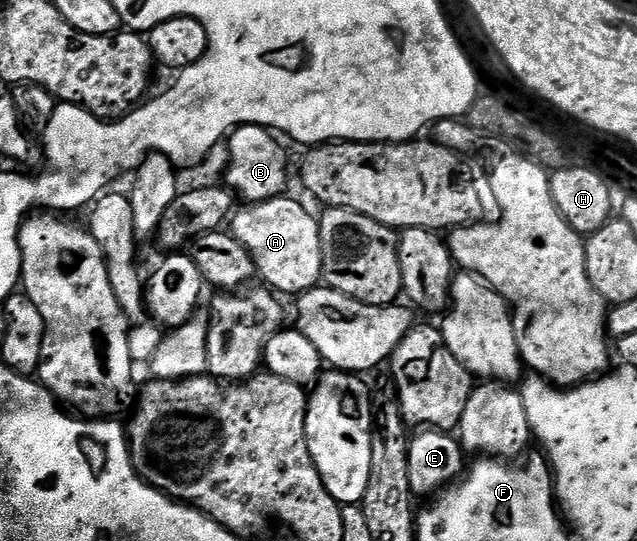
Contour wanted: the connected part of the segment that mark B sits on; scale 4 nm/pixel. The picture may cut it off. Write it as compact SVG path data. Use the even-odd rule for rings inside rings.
M242 124L234 129L228 137L230 144L230 165L226 168L225 183L239 197L246 199L247 205L262 204L266 200L275 200L277 196L283 195L287 191L286 183L290 180L290 160L286 157L284 149L278 145L279 137L269 128L261 128L258 124Z

